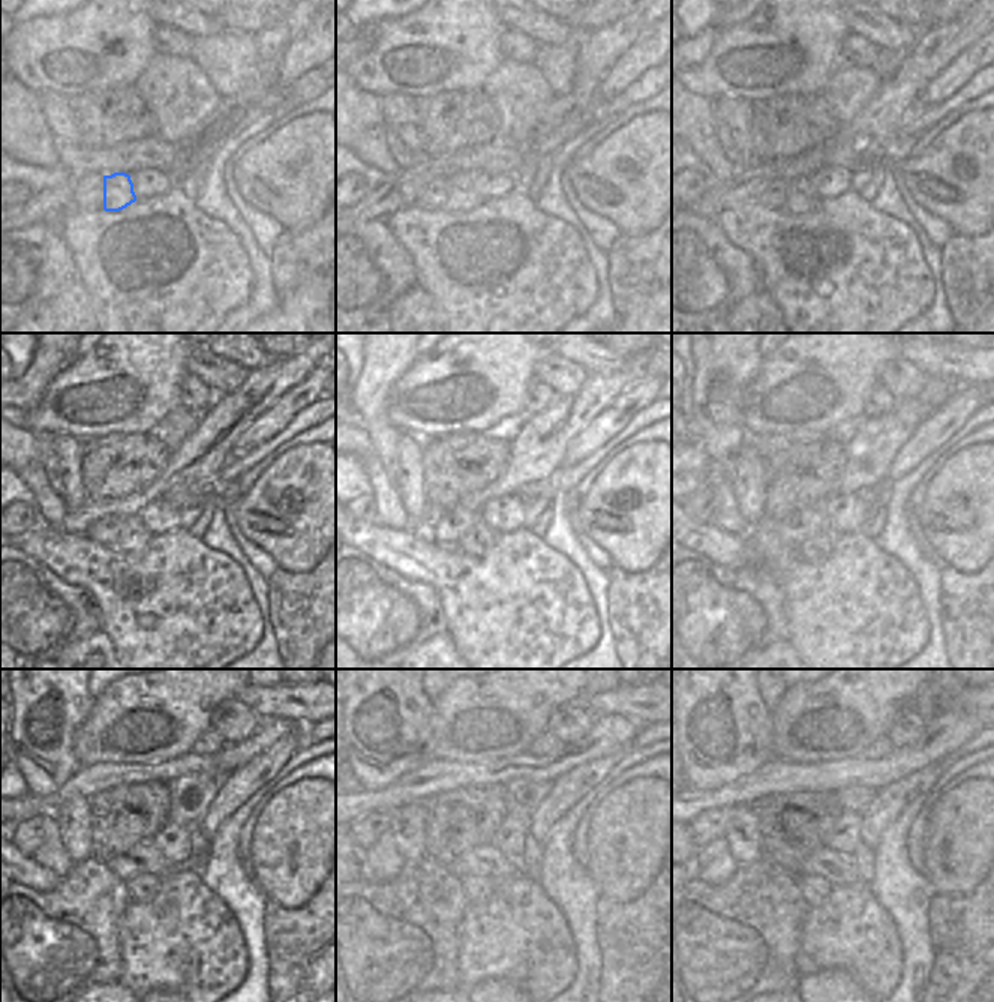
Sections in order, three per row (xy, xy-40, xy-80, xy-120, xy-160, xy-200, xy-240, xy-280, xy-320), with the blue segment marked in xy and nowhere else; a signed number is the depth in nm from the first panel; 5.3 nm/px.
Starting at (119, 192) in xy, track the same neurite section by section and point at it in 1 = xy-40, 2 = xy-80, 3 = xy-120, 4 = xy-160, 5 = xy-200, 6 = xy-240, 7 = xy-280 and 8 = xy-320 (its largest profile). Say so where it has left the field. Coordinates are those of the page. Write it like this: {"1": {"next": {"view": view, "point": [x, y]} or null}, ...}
{"1": {"next": {"view": "xy-40", "point": [462, 197]}}, "2": {"next": {"view": "xy-80", "point": [801, 195]}}, "3": {"next": {"view": "xy-120", "point": [134, 536]}}, "4": {"next": {"view": "xy-160", "point": [479, 539]}}, "5": {"next": {"view": "xy-200", "point": [816, 549]}}, "6": {"next": {"view": "xy-240", "point": [144, 887]}}, "7": {"next": {"view": "xy-280", "point": [477, 890]}}, "8": {"next": {"view": "xy-320", "point": [814, 890]}}}

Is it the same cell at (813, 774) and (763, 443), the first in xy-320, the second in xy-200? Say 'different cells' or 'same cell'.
same cell

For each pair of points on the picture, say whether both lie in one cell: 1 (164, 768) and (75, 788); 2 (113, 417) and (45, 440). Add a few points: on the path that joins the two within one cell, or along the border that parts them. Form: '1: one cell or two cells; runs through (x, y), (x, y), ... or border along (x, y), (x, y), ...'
1: one cell; runs through (141, 773), (119, 773), (98, 777)
2: two cells; border along (35, 432), (54, 434)

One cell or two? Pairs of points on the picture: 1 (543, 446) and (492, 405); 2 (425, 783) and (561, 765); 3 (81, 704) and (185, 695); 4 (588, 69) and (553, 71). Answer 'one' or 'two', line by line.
1: two
2: one
3: two
4: two

